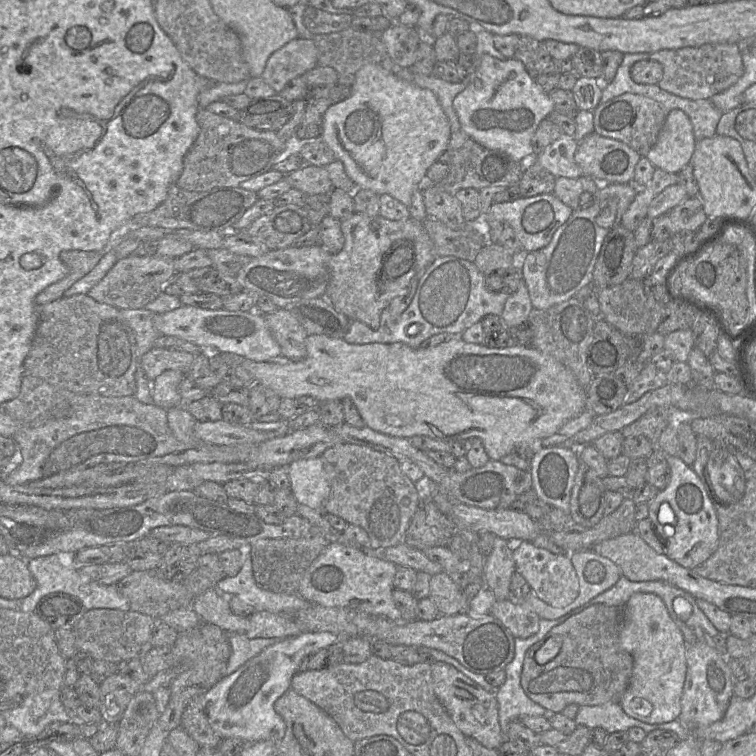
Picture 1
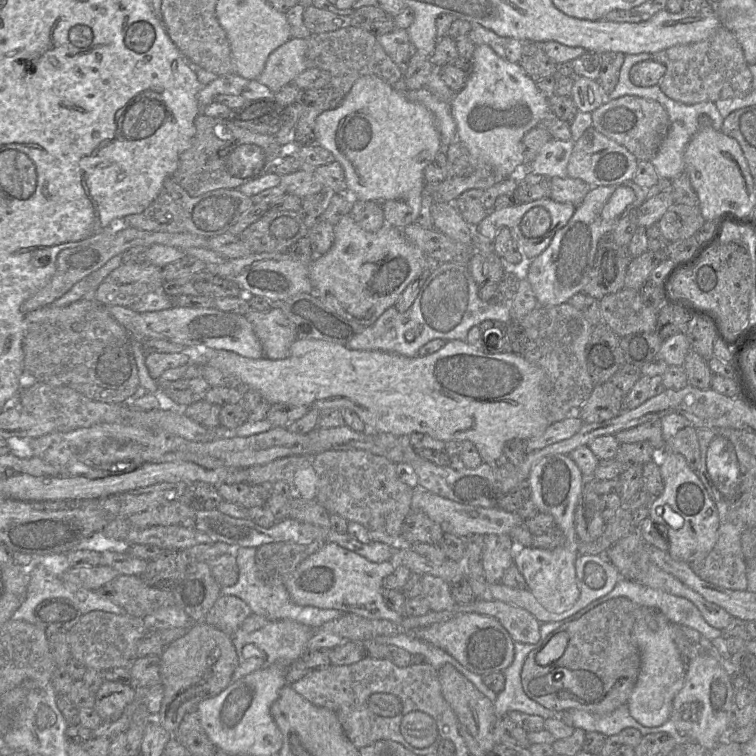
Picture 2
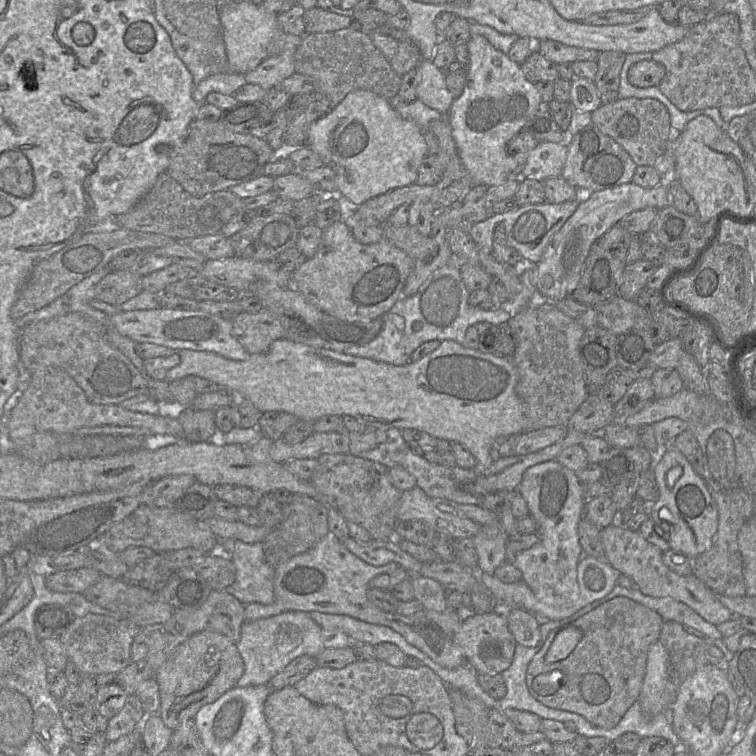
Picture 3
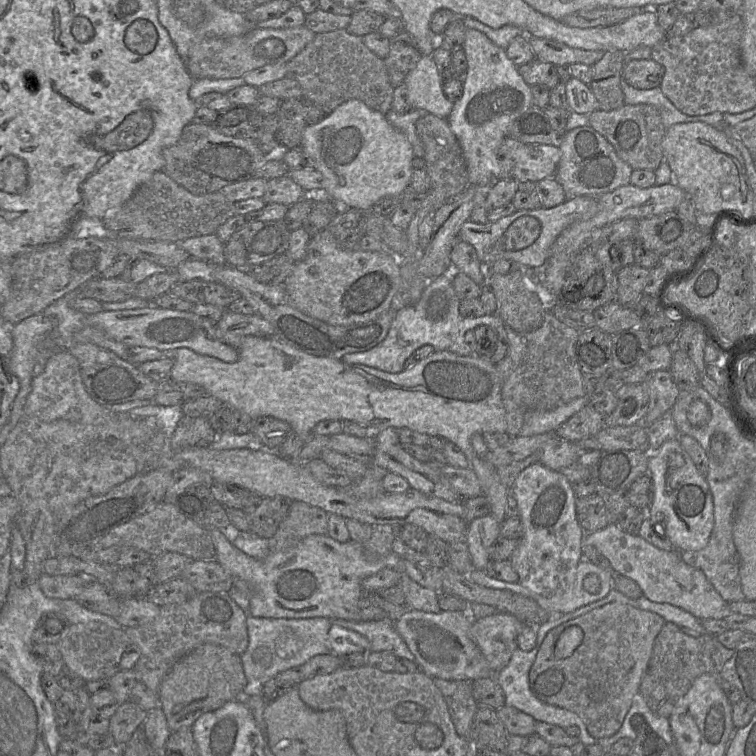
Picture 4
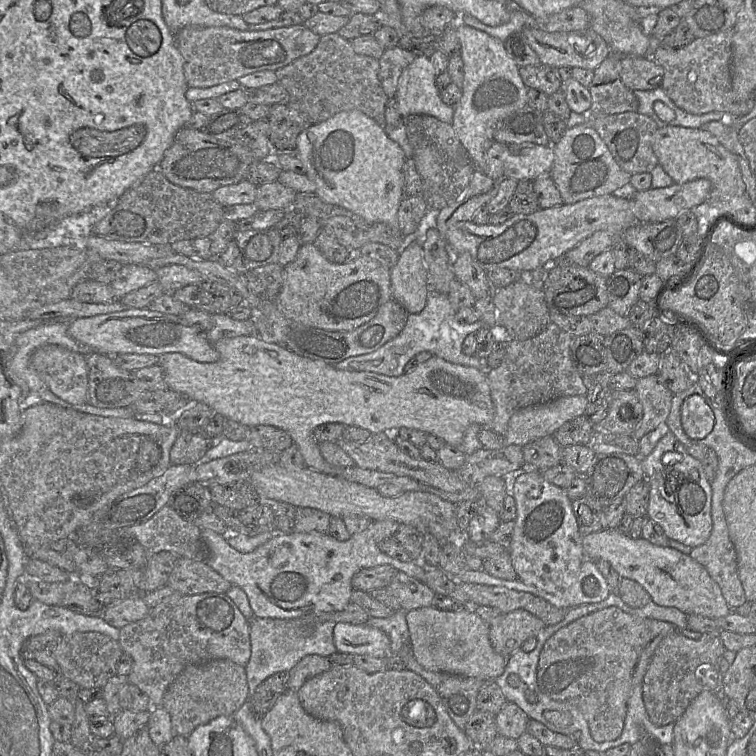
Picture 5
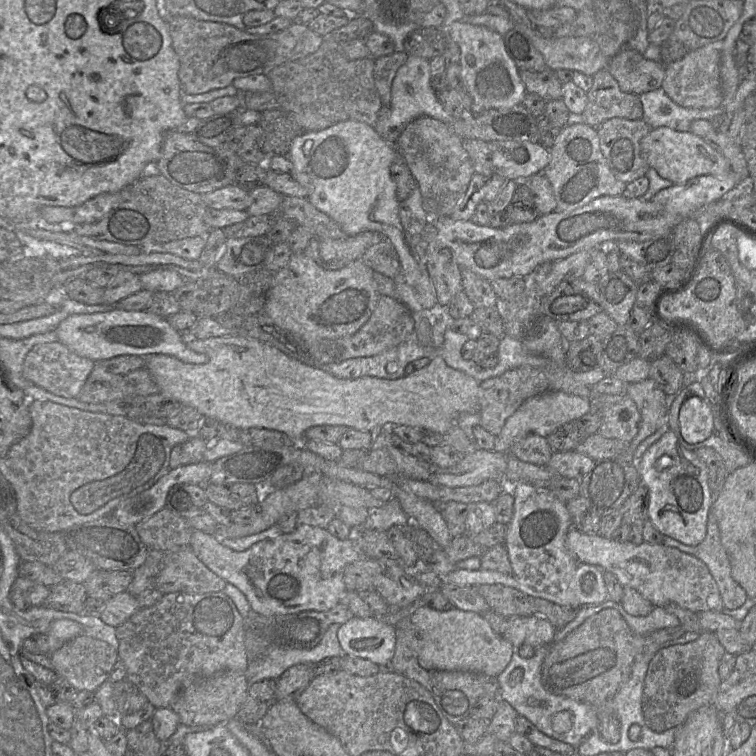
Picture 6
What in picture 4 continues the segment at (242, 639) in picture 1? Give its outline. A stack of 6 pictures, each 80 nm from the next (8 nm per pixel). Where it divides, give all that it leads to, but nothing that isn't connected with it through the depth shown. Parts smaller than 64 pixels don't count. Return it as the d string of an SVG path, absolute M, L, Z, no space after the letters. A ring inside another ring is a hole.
M247 615L248 647L240 655L246 677L245 695L262 695L264 685L275 675L299 668L315 655L331 653L328 639L332 622L327 617L264 618Z

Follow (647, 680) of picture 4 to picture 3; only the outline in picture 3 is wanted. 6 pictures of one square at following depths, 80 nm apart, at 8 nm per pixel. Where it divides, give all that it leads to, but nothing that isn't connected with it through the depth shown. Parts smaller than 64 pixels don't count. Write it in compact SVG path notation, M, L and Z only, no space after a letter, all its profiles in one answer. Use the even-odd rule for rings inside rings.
M675 621L663 624L659 641L669 655L667 708L674 703L681 684L696 670L710 664L708 644L703 640L703 637L708 636L694 628L693 633Z

